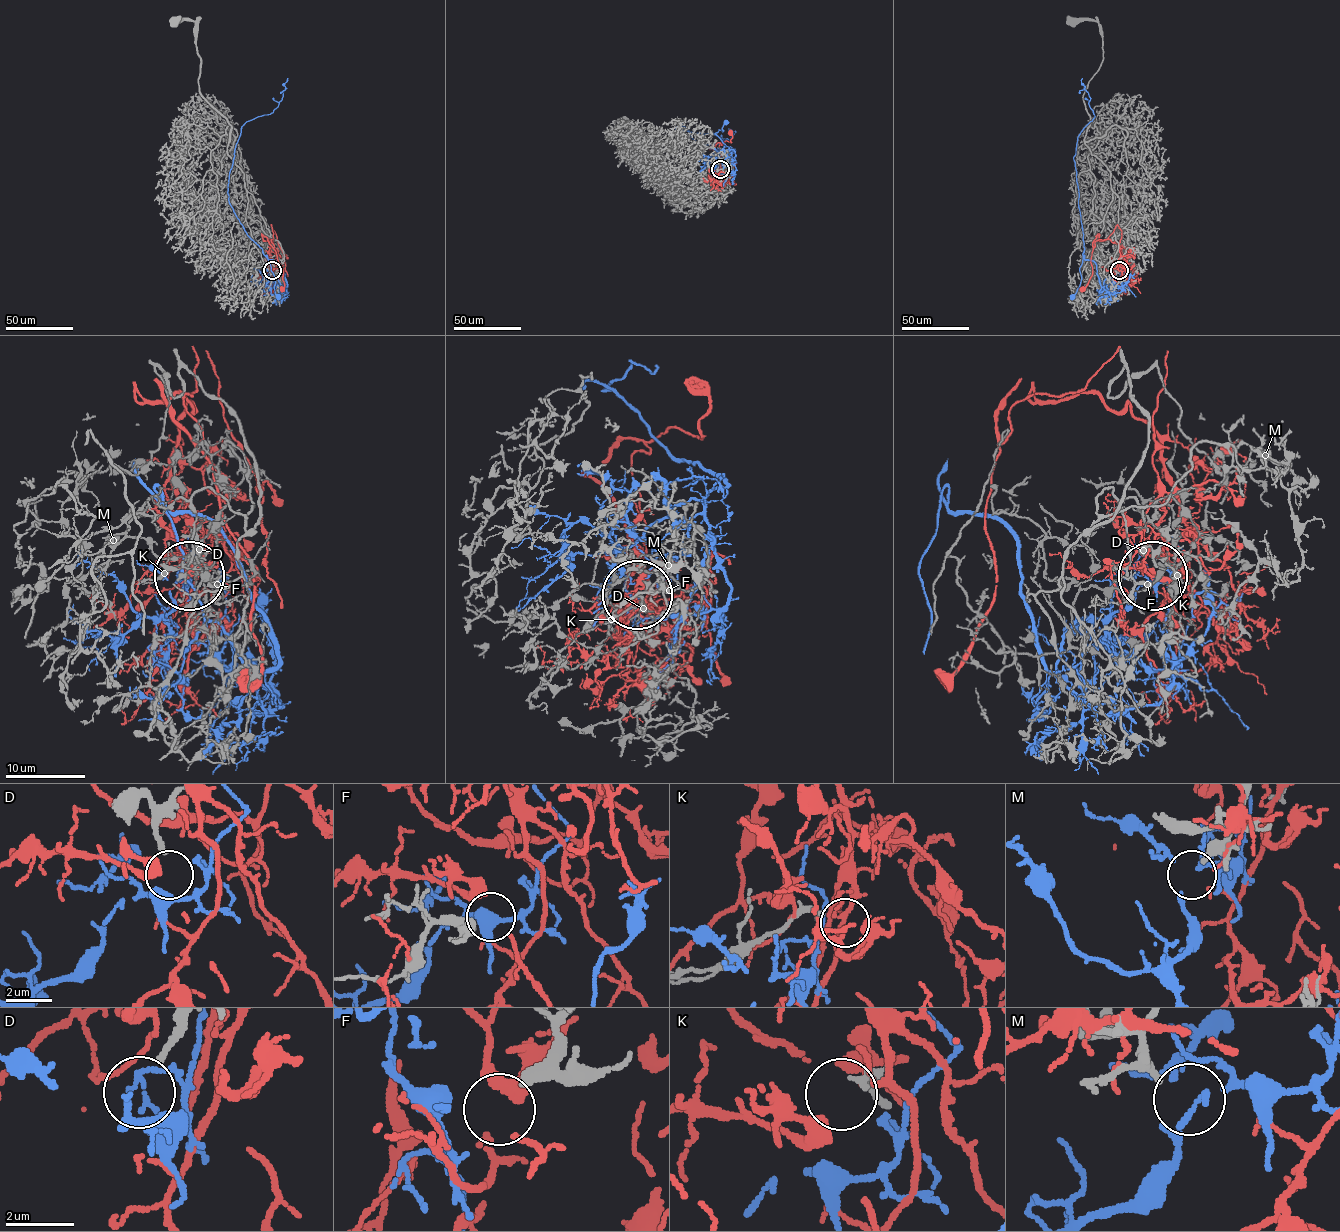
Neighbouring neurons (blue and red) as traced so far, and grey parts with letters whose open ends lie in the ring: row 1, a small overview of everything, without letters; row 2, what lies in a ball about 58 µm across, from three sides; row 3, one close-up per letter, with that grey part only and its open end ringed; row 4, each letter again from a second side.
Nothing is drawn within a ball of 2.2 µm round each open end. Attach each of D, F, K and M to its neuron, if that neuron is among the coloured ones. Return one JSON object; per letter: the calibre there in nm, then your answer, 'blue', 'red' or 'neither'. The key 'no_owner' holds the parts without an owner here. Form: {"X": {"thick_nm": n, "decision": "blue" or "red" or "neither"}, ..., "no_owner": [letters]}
{"D": {"thick_nm": 180, "decision": "neither"}, "F": {"thick_nm": 400, "decision": "red"}, "K": {"thick_nm": 200, "decision": "neither"}, "M": {"thick_nm": 200, "decision": "neither"}, "no_owner": ["D", "K", "M"]}

